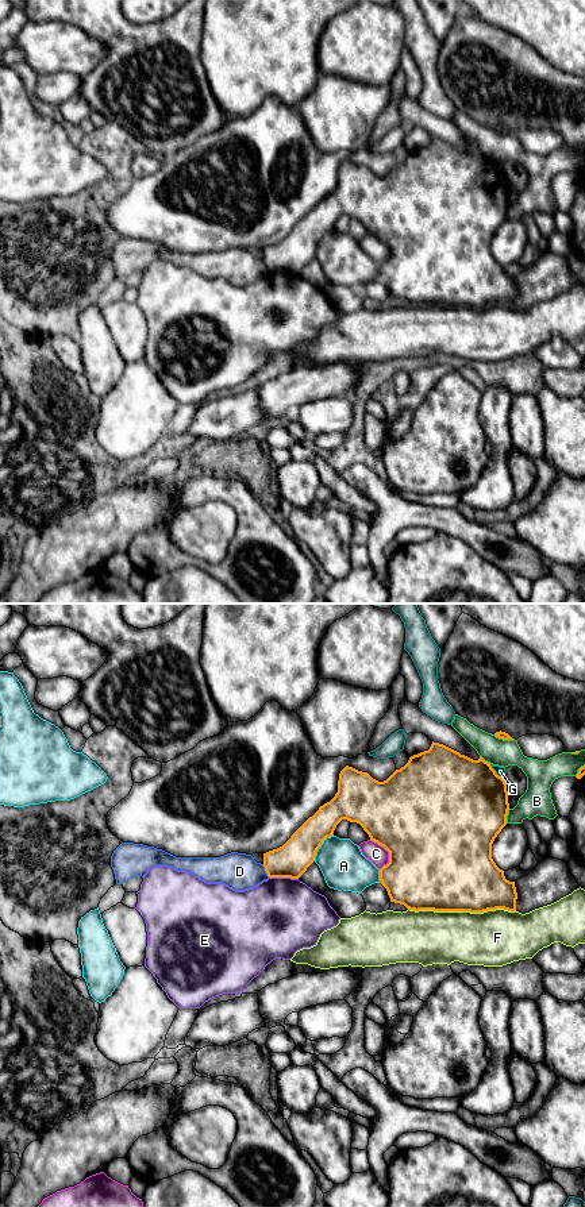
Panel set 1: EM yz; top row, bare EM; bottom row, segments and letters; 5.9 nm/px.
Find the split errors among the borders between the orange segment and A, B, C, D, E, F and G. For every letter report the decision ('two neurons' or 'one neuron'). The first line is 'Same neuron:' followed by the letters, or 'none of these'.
Same neuron: none of these
A: two neurons
B: two neurons
C: two neurons
D: two neurons
E: two neurons
F: two neurons
G: two neurons

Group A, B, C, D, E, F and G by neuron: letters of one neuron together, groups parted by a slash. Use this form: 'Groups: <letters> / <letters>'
Groups: A / B / C / D / E / F / G

